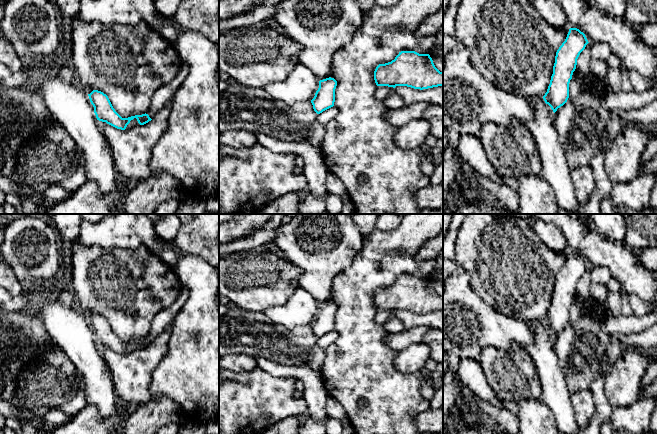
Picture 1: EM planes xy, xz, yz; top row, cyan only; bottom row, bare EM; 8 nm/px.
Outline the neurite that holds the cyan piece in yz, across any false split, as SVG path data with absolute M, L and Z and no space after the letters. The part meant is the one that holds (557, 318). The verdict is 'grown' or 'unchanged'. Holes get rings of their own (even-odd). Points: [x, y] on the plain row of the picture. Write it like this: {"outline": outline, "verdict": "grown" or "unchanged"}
{"outline": "M570 252L565 265L556 276L553 298L543 320L545 327L554 337L569 322L569 307L576 293L577 283L588 267L583 256L577 252Z", "verdict": "unchanged"}

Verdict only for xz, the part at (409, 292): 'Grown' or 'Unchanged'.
Unchanged

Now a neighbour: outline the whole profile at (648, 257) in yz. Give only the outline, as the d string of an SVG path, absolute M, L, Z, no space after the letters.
M647 248L635 255L643 268L657 277L657 248Z

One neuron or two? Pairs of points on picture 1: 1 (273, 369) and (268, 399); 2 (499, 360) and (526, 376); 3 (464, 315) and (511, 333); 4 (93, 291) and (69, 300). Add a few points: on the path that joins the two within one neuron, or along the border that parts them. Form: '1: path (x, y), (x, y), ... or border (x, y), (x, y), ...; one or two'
1: border (257, 366), (275, 376), (293, 376), (295, 378); two
2: path (506, 367), (515, 376), (519, 376); one
3: path (476, 325), (499, 331); one
4: border (68, 287), (73, 294), (77, 307); two

